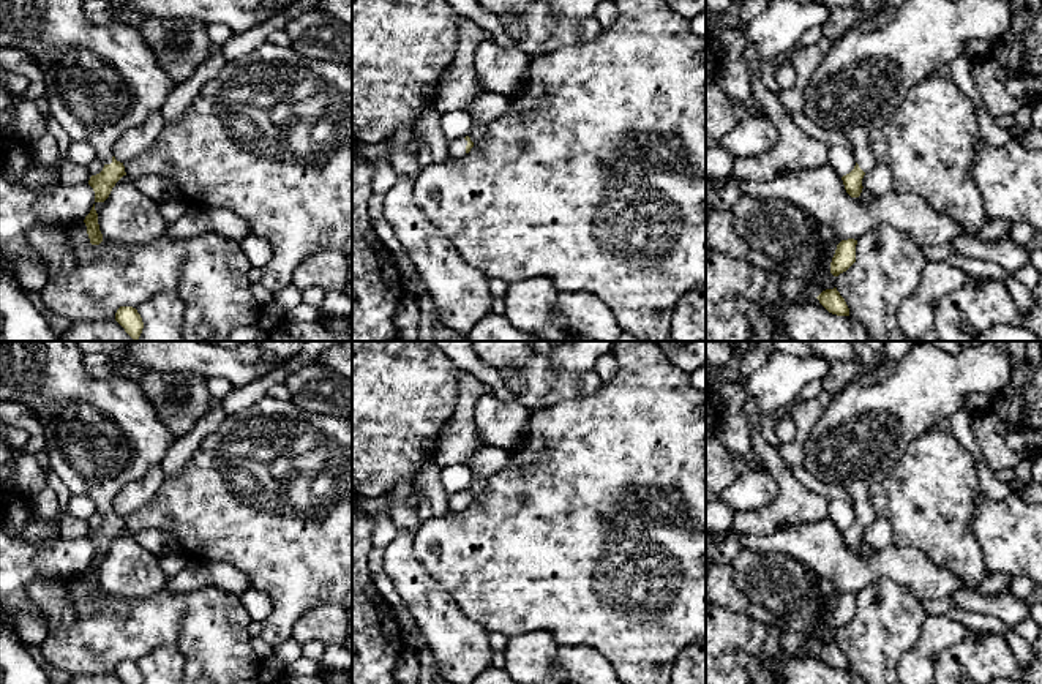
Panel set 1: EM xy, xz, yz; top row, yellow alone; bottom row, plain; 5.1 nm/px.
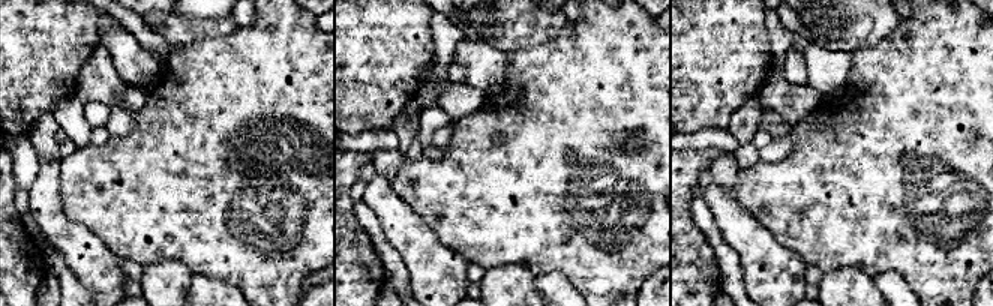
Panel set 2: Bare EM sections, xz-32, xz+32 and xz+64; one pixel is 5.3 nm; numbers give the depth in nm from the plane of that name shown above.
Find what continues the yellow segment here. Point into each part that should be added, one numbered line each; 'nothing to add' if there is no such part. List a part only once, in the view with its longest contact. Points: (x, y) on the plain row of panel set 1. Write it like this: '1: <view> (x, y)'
1: xz (457, 501)

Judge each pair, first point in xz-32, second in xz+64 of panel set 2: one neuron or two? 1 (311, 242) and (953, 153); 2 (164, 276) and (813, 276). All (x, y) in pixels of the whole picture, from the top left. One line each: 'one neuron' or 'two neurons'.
1: one neuron
2: two neurons

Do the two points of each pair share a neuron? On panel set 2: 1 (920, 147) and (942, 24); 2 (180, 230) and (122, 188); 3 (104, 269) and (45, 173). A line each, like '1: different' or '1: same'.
1: same
2: same
3: same

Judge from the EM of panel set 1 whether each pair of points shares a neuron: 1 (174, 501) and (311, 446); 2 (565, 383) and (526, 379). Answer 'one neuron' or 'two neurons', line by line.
1: one neuron
2: one neuron

